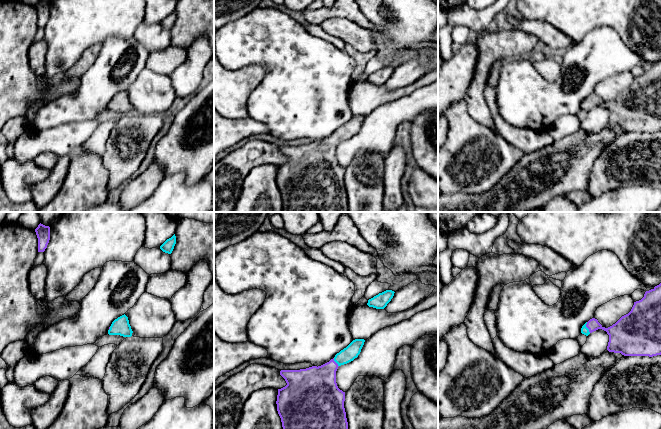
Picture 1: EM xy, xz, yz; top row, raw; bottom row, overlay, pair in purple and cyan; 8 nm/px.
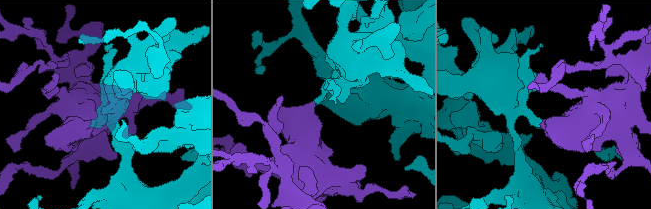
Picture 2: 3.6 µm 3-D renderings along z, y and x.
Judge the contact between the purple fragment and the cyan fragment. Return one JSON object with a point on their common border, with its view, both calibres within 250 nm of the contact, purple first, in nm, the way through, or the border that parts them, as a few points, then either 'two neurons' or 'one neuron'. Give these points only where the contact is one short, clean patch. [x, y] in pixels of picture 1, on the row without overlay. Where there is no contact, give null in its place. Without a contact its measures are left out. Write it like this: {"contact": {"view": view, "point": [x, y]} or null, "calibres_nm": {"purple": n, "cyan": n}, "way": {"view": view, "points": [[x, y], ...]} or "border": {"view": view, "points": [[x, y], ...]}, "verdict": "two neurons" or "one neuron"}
{"contact": {"view": "yz", "point": [586, 102]}, "calibres_nm": {"purple": 140, "cyan": 60}, "way": {"view": "yz", "points": [[616, 108], [599, 102], [586, 102], [584, 106]]}, "verdict": "one neuron"}

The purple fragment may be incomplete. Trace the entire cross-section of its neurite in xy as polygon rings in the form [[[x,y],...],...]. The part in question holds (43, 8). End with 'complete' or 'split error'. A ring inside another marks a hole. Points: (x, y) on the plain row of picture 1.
[[[39,0],[35,8],[38,14],[38,28],[44,28],[50,16],[50,3]]]; complete

